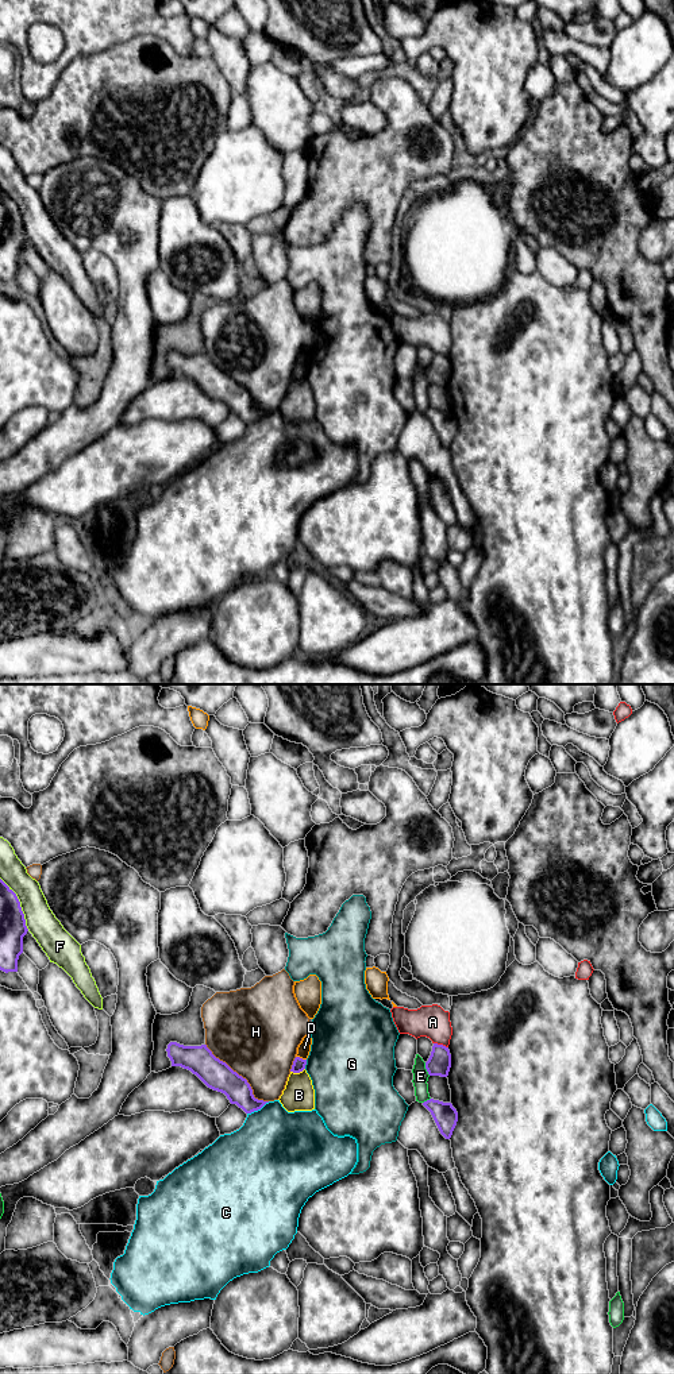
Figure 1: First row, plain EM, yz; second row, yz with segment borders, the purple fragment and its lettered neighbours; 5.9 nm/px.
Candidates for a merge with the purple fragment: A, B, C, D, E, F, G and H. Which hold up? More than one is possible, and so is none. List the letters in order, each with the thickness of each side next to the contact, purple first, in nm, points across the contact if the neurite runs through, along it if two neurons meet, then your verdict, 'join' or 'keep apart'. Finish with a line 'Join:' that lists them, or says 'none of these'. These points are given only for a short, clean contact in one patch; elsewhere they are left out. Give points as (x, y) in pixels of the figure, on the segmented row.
A: 140/190 nm | along yz (434, 1042), (447, 1048) | keep apart
B: 80/190 nm | keep apart
C: 160/460 nm | along yz (269, 1102), (247, 1114) | keep apart
D: 80/80 nm | along yz (296, 1056), (305, 1060) | keep apart
E: 140/100 nm | keep apart
F: 160/180 nm | keep apart
G: 80/480 nm | keep apart
H: 180/480 nm | keep apart
Join: none of these

